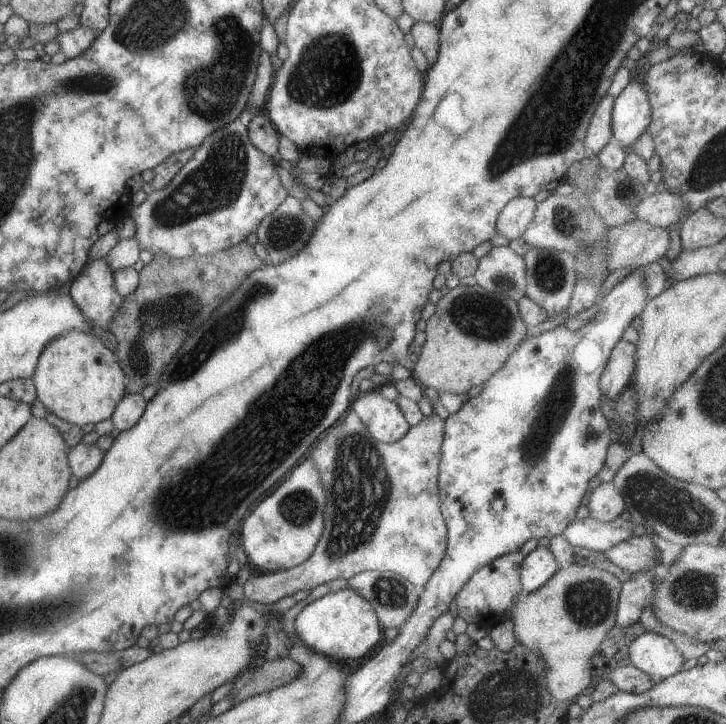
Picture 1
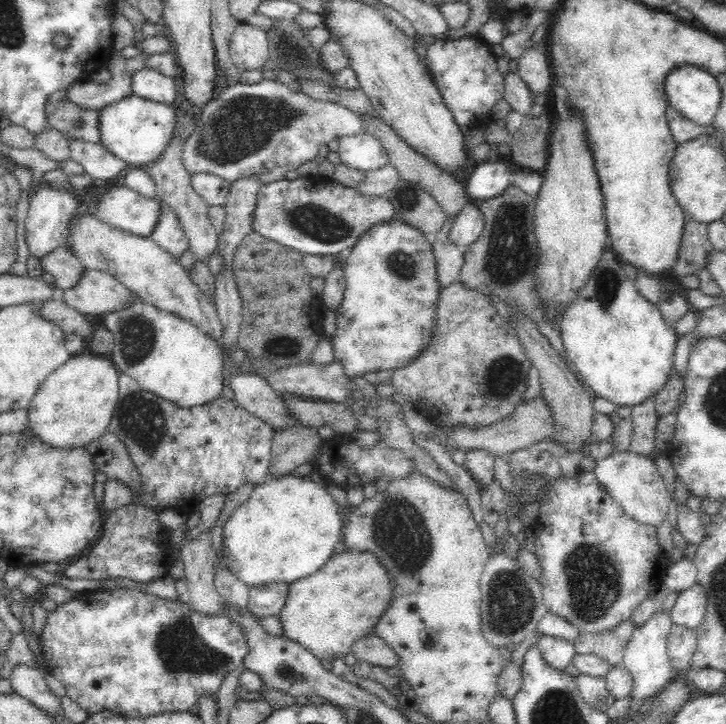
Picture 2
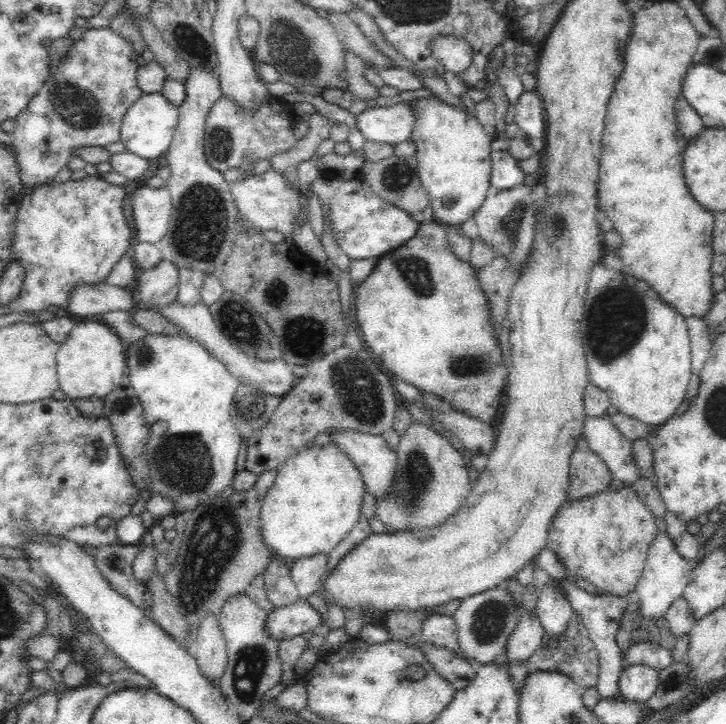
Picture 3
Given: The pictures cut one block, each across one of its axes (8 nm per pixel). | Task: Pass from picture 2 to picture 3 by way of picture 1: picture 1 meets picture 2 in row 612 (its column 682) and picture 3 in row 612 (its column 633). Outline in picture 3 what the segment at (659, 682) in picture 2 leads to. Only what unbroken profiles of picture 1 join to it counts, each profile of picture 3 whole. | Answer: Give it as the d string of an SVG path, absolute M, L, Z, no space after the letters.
M659 533L656 536L656 540L648 548L648 558L646 558L642 576L636 588L642 627L652 627L656 620L665 616L674 601L683 596L683 590L690 580L693 567L691 561L684 560L680 556L675 543L668 537L668 533Z

